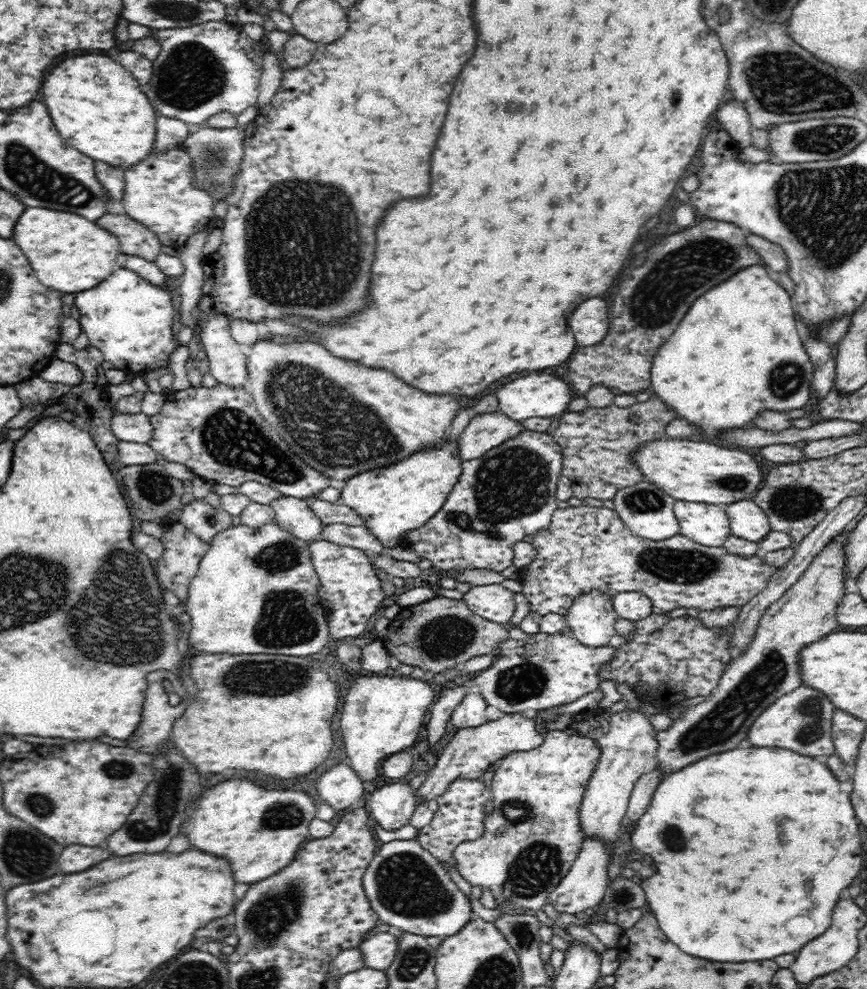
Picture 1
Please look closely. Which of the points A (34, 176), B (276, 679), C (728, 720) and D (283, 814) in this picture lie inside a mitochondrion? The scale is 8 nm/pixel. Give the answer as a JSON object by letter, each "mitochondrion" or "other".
{"A":"mitochondrion","B":"mitochondrion","C":"mitochondrion","D":"mitochondrion"}

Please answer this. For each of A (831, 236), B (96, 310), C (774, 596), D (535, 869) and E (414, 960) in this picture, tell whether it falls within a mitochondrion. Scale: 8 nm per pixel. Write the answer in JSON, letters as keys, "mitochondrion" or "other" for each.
{"A":"mitochondrion","B":"other","C":"other","D":"mitochondrion","E":"mitochondrion"}

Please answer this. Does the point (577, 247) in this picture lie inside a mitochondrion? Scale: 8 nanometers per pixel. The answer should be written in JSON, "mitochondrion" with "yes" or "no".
{"mitochondrion":"no"}

